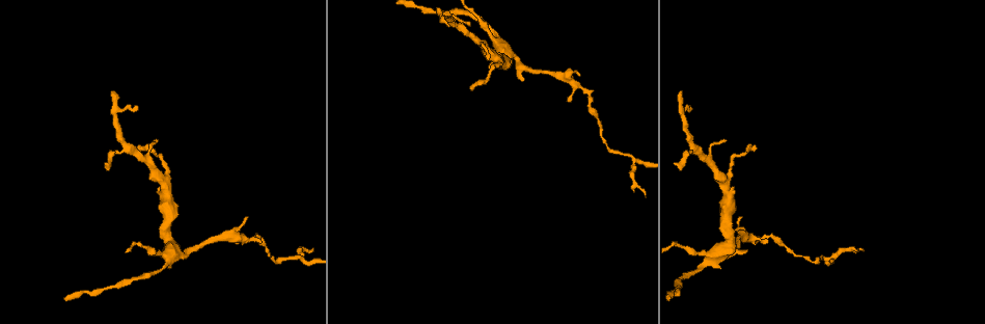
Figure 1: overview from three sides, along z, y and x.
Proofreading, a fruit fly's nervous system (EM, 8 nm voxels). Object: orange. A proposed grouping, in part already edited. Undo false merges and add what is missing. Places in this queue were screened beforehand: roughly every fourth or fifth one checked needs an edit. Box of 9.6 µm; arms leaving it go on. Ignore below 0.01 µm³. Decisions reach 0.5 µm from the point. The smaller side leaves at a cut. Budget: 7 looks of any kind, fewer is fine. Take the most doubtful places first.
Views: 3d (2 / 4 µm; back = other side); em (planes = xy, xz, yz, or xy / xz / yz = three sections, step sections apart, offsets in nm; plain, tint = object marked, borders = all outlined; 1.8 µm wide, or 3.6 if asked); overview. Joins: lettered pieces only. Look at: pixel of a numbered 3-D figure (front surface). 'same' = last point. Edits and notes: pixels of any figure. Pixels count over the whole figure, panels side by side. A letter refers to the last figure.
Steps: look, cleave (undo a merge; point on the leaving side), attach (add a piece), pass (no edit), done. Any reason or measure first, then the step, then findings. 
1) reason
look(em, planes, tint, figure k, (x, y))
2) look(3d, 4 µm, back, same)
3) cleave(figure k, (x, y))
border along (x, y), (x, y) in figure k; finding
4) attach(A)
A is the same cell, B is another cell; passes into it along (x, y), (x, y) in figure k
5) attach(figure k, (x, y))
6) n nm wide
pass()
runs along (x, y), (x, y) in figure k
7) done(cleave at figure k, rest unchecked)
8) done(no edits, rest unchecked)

thin end
look(3d, 2 µm, figure 1, (579, 75))

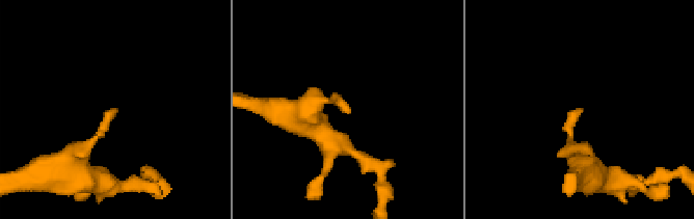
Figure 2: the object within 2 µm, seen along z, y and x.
shape alone is not enough
look(em, 3.6 µm, planes, borders, figure 2, (115, 110))

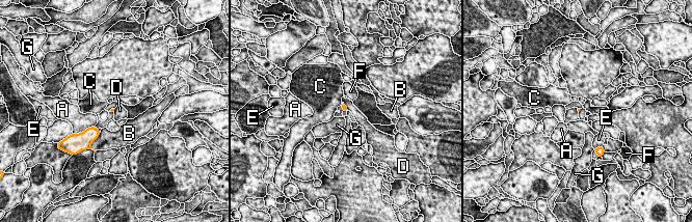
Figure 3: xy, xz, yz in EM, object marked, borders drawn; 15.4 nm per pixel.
pass()
A, B, C, D, E, F and G are other cells; border along (344, 103), (348, 110) in figure 3; no lettered piece goes on from it

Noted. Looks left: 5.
side arm on a straight run
look(em, planes, borders, figure 1, (724, 183))

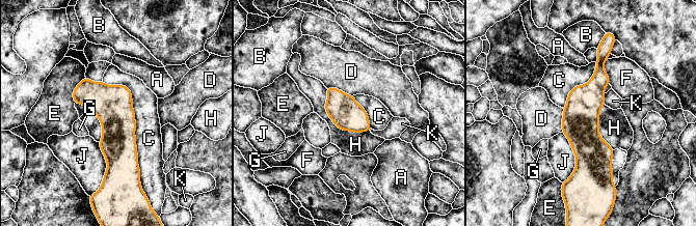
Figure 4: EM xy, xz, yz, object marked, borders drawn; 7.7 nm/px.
pass()
A, B, C, D, E, F, G, H, J and K are other cells; runs along (600, 54), (577, 175) in figure 4; one cell here

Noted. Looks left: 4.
narrows sharply
look(em, planes, borders, figure 1, (679, 287))

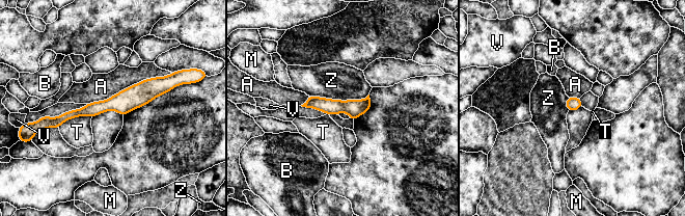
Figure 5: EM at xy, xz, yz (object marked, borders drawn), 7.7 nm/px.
100 nm wide; A touches over 700 nm
pass()
A, B, M, T, V and Z are other cells; continuous, no second cell

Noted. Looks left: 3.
done(no edits, rest unchecked)

